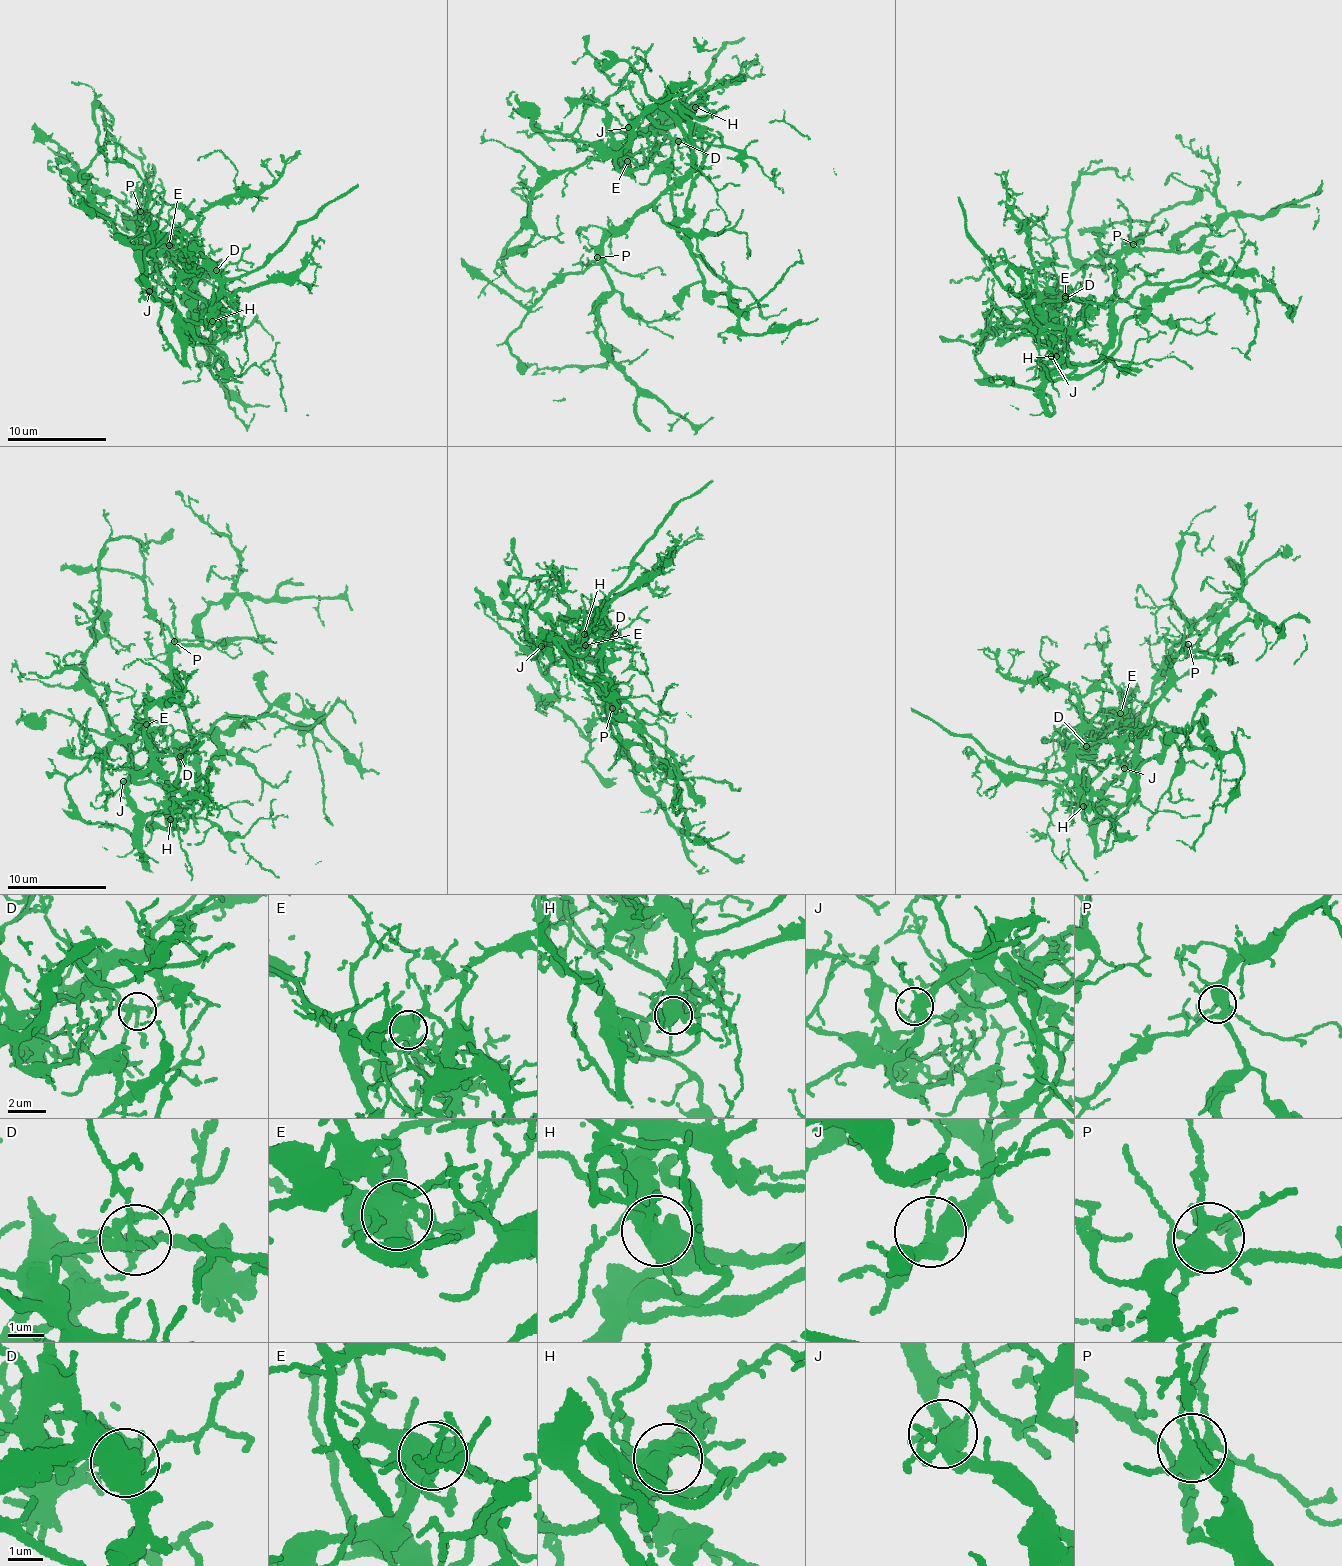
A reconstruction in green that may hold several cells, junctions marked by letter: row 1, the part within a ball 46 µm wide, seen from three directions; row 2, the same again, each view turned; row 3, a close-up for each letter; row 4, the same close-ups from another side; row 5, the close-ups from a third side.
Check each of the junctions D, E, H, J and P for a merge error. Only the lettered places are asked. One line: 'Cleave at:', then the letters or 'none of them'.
Cleave at: E, H, J

